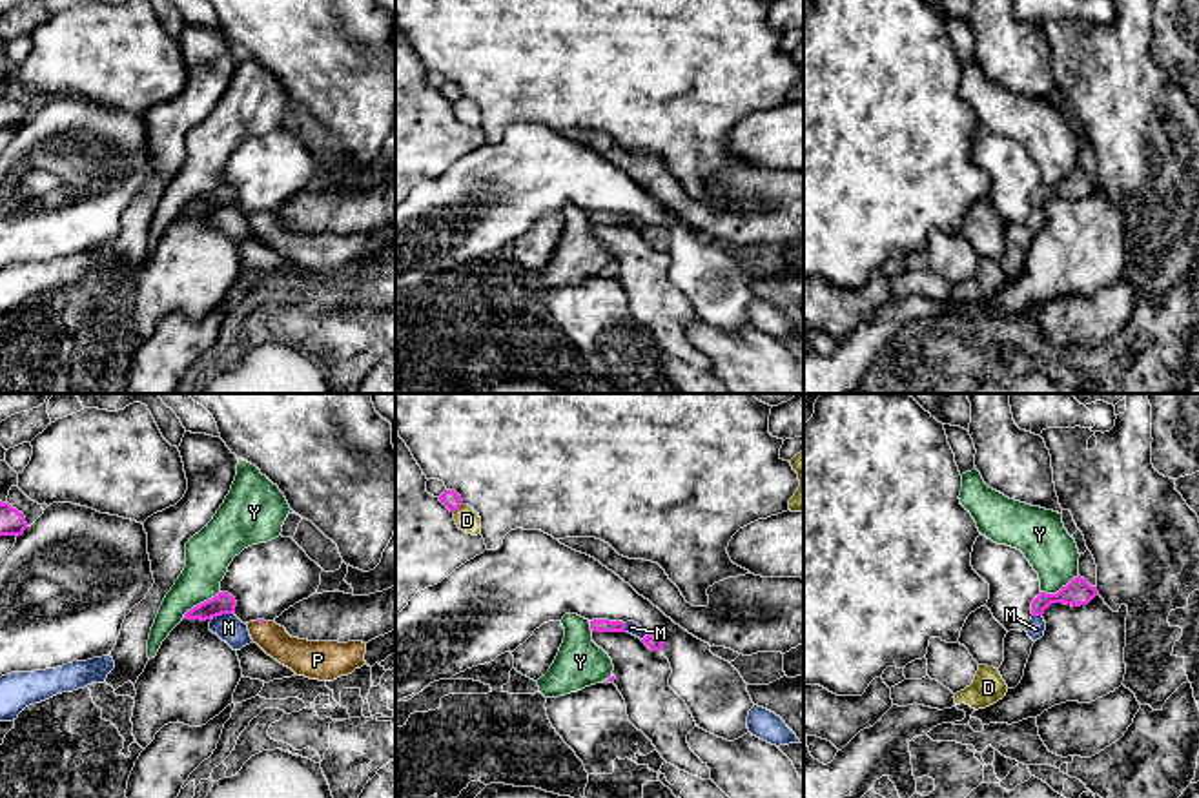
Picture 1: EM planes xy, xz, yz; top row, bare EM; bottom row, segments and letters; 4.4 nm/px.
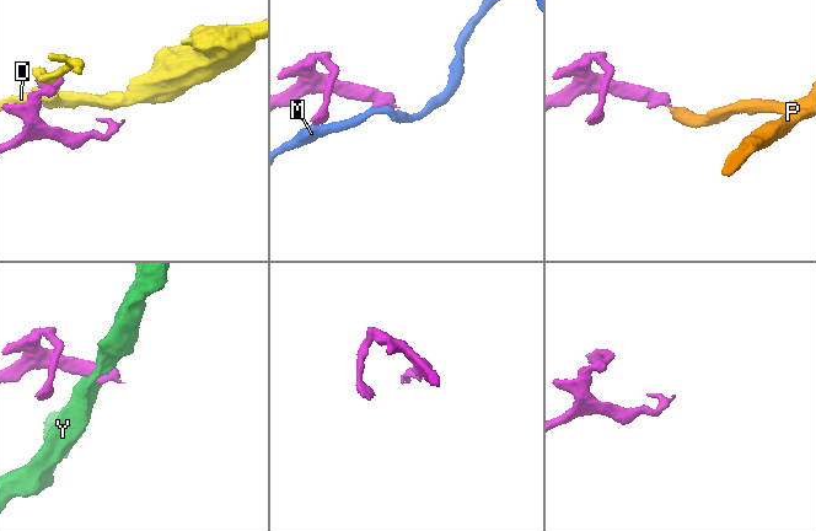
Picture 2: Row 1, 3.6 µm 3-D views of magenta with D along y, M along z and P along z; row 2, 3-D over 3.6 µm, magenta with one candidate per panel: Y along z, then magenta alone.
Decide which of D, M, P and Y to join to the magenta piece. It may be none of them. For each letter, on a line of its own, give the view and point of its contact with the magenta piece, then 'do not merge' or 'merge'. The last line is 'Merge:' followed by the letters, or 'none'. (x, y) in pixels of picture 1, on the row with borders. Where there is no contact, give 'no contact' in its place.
D: contact xz (458, 507); do not merge
M: contact xy (223, 613); do not merge
P: contact xy (261, 622); merge
Y: contact xy (201, 603); do not merge
Merge: P

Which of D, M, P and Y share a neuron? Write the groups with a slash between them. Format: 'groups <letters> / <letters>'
groups D / M / P / Y

